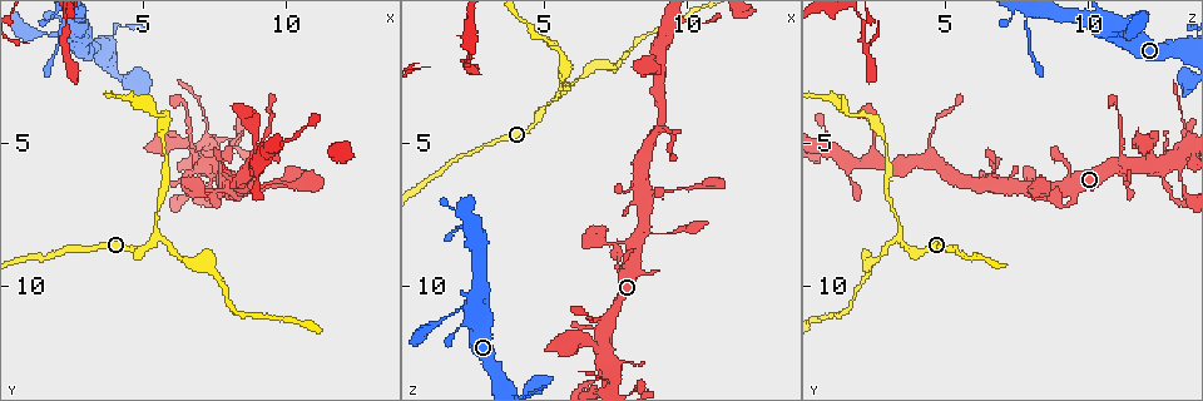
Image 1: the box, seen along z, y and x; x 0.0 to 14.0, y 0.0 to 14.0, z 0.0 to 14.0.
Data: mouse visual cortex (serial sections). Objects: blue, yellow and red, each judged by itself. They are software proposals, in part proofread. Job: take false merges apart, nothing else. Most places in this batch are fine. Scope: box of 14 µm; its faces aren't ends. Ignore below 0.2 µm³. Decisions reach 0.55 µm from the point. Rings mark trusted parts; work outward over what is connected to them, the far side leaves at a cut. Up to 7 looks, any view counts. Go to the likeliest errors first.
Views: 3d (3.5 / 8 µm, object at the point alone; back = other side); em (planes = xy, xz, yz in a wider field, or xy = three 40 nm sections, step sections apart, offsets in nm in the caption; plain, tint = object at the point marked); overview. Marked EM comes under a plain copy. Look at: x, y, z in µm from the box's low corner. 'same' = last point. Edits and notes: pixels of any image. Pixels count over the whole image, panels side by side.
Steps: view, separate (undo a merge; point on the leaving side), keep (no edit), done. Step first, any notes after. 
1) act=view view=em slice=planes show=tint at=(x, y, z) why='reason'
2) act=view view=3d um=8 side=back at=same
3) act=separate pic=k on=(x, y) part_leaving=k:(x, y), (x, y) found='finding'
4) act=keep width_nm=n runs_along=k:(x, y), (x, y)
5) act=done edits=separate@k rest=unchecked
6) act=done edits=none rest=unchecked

act=view view=3d um=3.5 side=back at=(5.4, 8.4, 3.4) why='branch point'

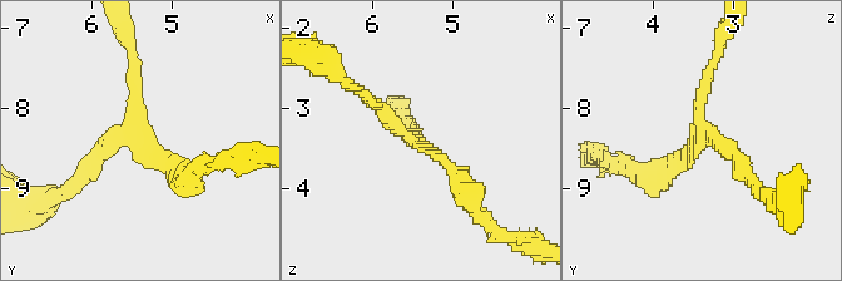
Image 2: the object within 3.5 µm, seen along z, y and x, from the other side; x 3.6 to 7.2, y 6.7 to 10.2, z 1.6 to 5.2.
act=view view=em slice=xy step=1 show=tint at=(5.35, 8.40, 3.50) arms=3 arm_widths_nm=150,200,300 why='need the tissue'

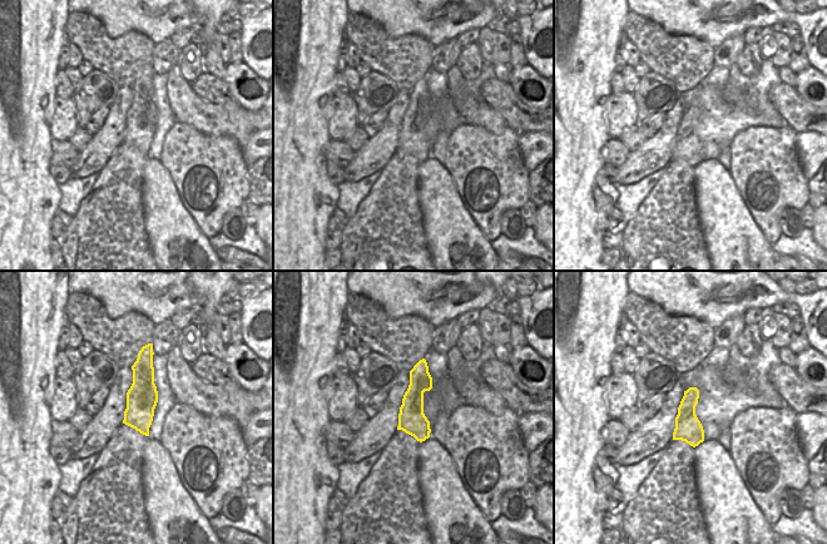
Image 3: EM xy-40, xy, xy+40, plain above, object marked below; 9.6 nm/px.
act=keep runs_along=2:(642, 177), (697, 142), (712, 62) found='one cell here'

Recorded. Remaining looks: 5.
act=view view=3d um=3.5 side=back at=(6.9, 5.6, 12.2) why='four-way junction'

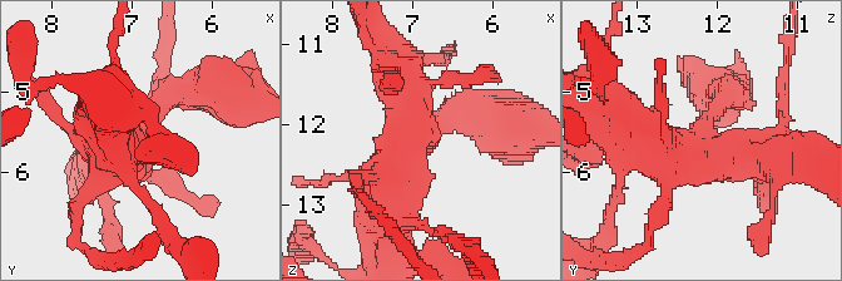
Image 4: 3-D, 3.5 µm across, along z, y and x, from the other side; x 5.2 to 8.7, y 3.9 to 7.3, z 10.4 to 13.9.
act=view view=em slice=xy step=3 show=tint at=(6.85, 5.55, 12.15) why='now the EM'

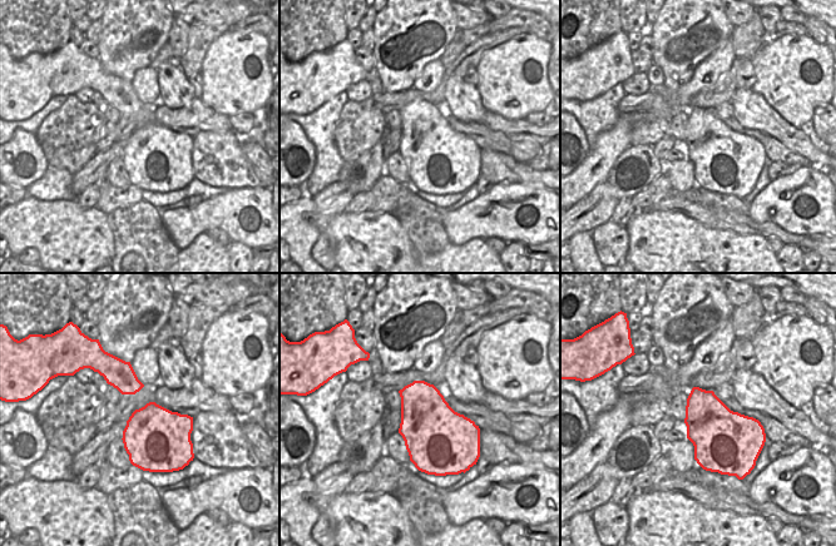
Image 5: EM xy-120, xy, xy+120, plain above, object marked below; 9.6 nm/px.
act=keep arm_widths_nm=200,250,500,600 runs_along=4:(783, 147), (668, 154), (629, 132) found='one cell here'

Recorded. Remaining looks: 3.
act=view view=3d um=3.5 at=(2.5, 1.1, 10.8) why='sharp bend'

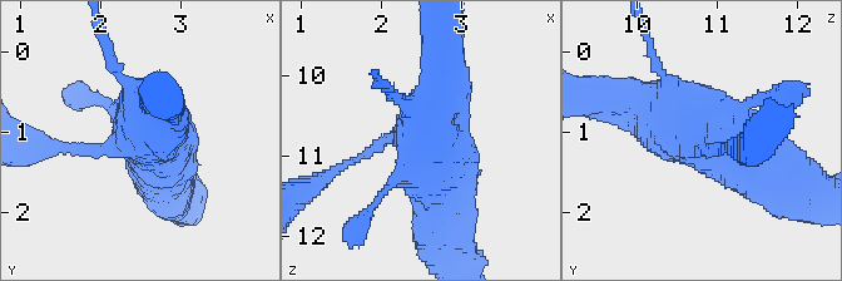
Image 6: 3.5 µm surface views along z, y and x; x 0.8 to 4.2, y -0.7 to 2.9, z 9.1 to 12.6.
act=view view=em slice=planes show=tint at=(2.45, 1.10, 10.75) why='shape alone is not enough'

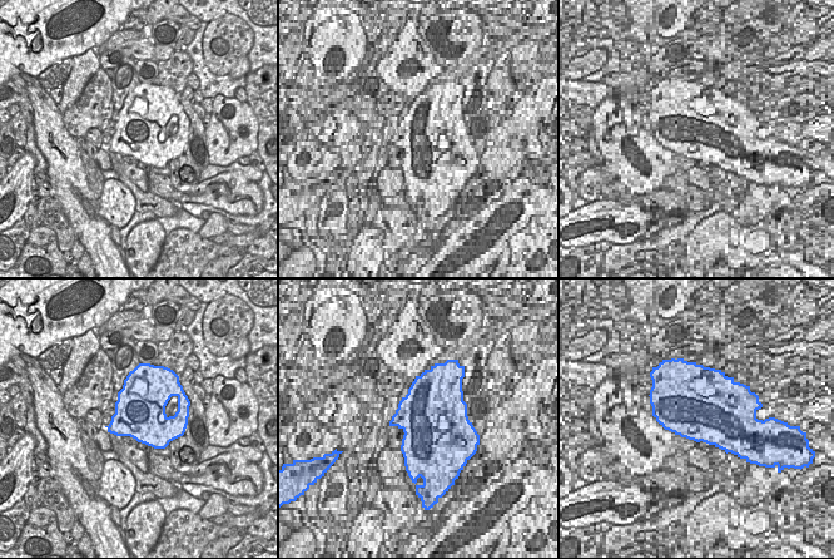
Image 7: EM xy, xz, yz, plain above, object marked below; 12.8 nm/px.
act=keep runs_along=6:(773, 173), (703, 112), (639, 95) found='all the same cell'

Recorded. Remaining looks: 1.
act=done edits=none rest=unchecked

